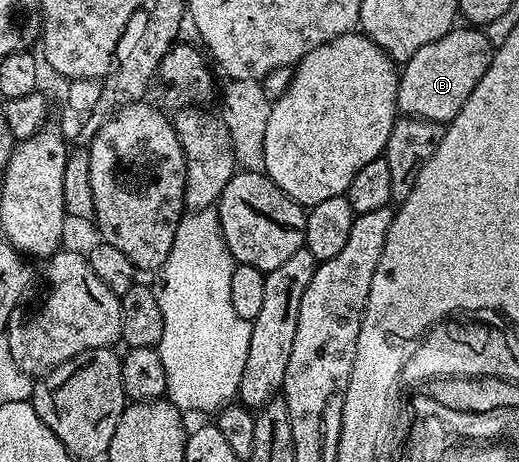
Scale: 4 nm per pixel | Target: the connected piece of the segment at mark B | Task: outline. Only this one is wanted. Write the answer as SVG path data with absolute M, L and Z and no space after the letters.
M475 26L452 28L437 38L437 42L421 46L421 50L417 50L417 54L402 65L397 90L398 111L404 116L420 116L446 125L461 110L461 106L465 106L469 94L473 94L494 57L495 48L486 31Z

